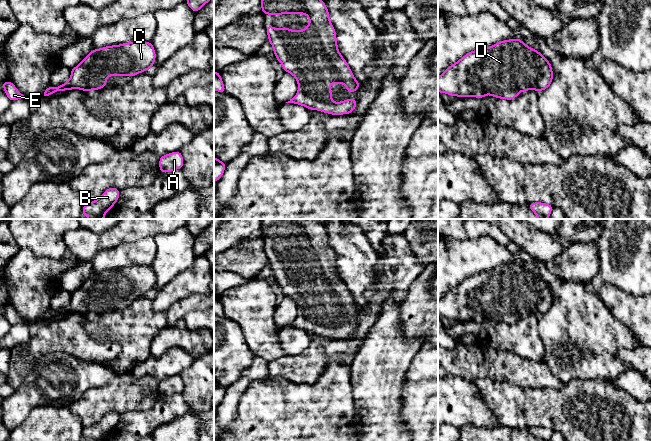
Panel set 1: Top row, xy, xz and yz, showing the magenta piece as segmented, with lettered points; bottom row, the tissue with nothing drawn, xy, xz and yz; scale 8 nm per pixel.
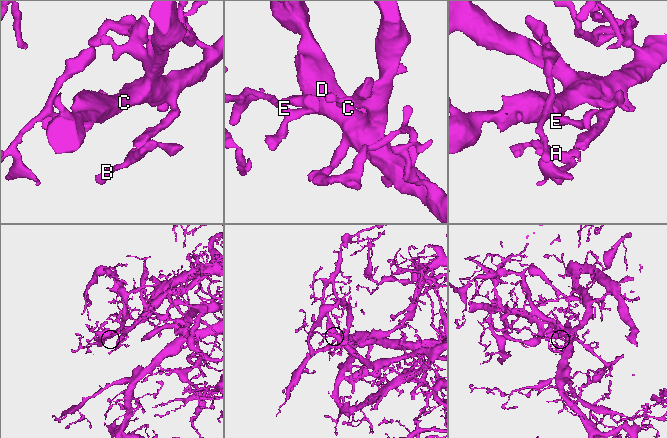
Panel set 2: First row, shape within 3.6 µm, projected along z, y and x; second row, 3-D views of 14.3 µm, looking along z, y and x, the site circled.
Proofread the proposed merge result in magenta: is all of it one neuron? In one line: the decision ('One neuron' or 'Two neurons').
One neuron

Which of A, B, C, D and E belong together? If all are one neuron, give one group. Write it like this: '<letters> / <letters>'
A B C D E

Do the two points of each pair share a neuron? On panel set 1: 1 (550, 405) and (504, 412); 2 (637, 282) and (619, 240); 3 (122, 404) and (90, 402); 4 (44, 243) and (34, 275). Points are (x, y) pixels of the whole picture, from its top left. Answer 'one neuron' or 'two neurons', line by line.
1: one neuron
2: one neuron
3: one neuron
4: two neurons

